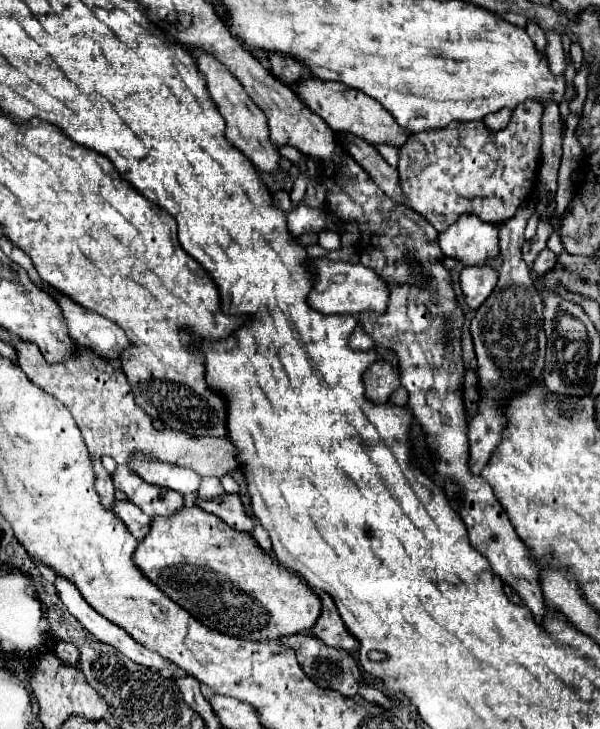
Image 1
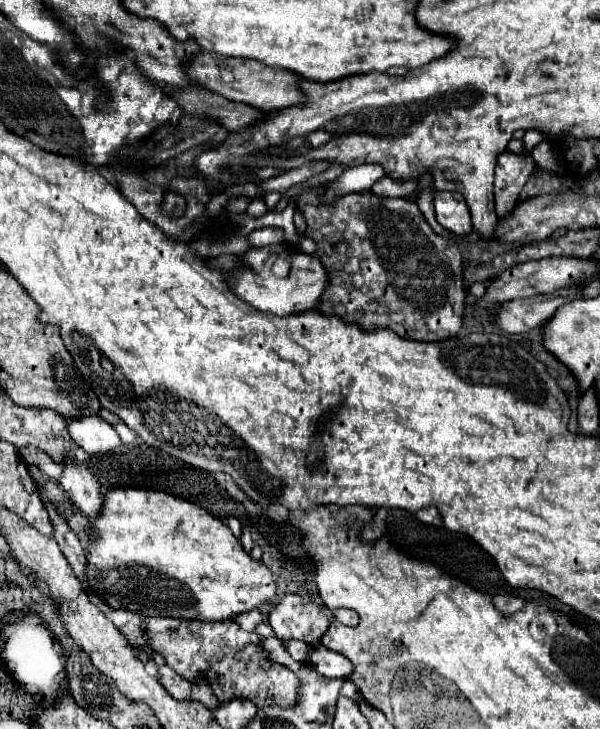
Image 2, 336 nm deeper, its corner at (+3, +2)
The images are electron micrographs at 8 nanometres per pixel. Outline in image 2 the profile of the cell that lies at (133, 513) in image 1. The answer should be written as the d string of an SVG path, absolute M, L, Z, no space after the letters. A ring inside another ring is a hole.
M72 457L64 459L62 469L64 473L58 479L58 485L66 491L70 503L86 517L96 517L102 501L100 497L104 493L100 481L88 471L86 465L76 463Z

